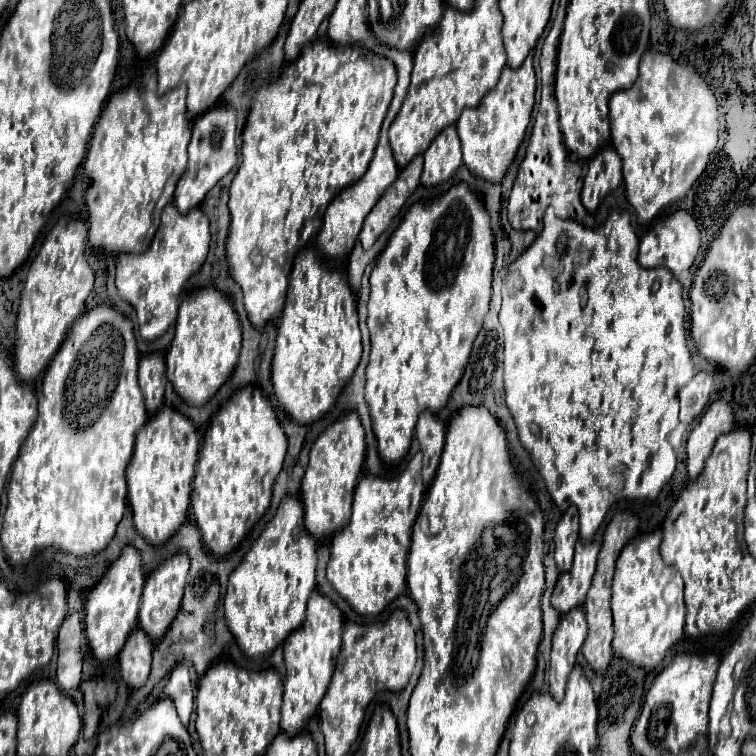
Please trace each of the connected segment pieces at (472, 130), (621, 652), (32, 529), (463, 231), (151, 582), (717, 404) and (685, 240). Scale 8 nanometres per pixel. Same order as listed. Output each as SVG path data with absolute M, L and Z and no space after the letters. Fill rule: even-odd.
M529 52L525 64L521 64L517 70L505 66L497 86L481 98L479 106L463 108L457 120L463 162L475 176L485 178L489 182L499 182L505 176L505 170L511 164L525 136L533 104L535 104L535 72L533 72L533 52Z
M661 530L633 538L617 558L617 570L613 578L613 650L617 656L645 670L653 670L663 662L665 652L683 636L685 624L683 582L681 576L663 562L659 544Z
M97 306L93 310L89 310L87 314L83 314L81 318L77 318L77 322L71 326L67 338L63 340L61 348L57 350L57 354L53 356L45 378L43 378L43 386L41 386L41 398L39 398L39 420L33 426L33 430L29 432L29 436L23 440L19 456L13 464L11 470L11 478L9 478L9 486L7 486L7 512L3 518L3 532L1 532L1 540L3 540L3 548L5 548L5 556L13 562L13 564L23 564L27 562L35 550L53 546L59 548L63 552L75 554L75 556L87 556L87 554L95 554L105 550L105 546L109 544L109 540L115 534L115 528L125 512L127 506L127 480L125 480L125 470L127 464L131 460L131 452L133 452L133 440L135 440L135 432L147 422L147 408L141 396L141 388L137 384L137 362L139 362L139 352L137 352L137 344L135 344L135 334L133 334L133 324L127 316L123 316L121 312L117 312L113 306Z
M465 182L453 184L431 202L411 204L381 252L369 276L371 296L367 304L367 326L371 332L371 358L367 364L365 398L379 444L379 454L387 464L395 464L407 454L417 416L423 410L441 410L447 404L451 390L461 380L471 346L483 328L483 318L489 310L493 264L495 236L491 232L489 214L485 204Z
M177 552L175 556L167 558L163 564L159 564L145 580L145 588L141 594L141 610L139 610L139 628L145 628L145 632L153 638L159 640L173 618L179 612L181 598L183 598L183 588L185 588L185 578L189 572L189 556L185 552Z
M715 400L707 412L697 420L687 438L687 472L695 480L715 444L715 438L733 430L733 410L725 400Z
M677 210L665 222L655 226L655 236L645 236L641 240L639 264L643 268L667 268L675 276L679 276L681 272L689 270L693 266L695 256L699 252L699 246L701 246L701 234L699 234L697 222L685 210Z

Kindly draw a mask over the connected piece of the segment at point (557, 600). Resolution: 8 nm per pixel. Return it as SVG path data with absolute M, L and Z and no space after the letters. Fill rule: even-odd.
M579 540L575 544L575 562L569 572L561 572L553 590L551 604L555 610L565 614L571 608L583 604L595 572L597 554L599 554L599 544L593 540L589 542Z

